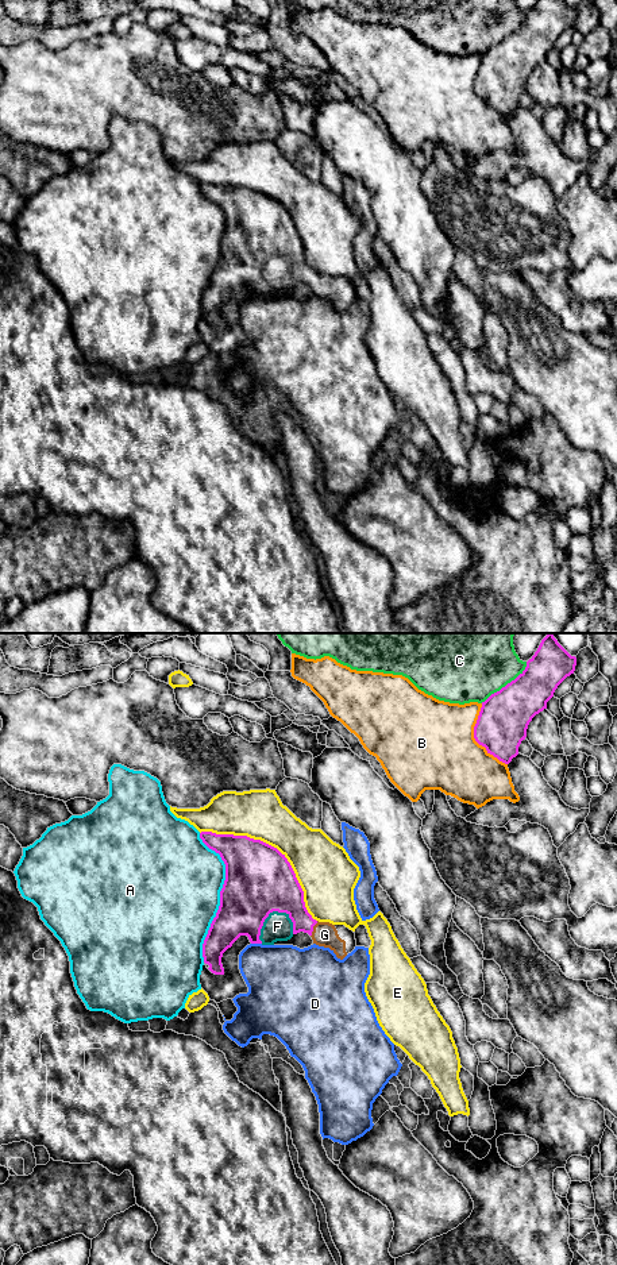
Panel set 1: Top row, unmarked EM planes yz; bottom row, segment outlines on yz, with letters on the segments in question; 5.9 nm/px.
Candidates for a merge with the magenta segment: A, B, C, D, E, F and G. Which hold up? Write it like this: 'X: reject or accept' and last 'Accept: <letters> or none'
A: reject
B: reject
C: reject
D: reject
E: reject
F: accept
G: accept
Accept: F, G

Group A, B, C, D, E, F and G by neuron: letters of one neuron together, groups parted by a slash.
A / B / C / D / E / F G

